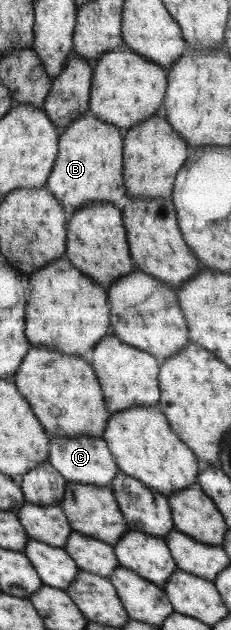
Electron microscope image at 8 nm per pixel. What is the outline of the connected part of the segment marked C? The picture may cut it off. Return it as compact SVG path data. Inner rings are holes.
M49 437L47 461L65 480L99 487L109 486L118 473L116 462L100 437Z

